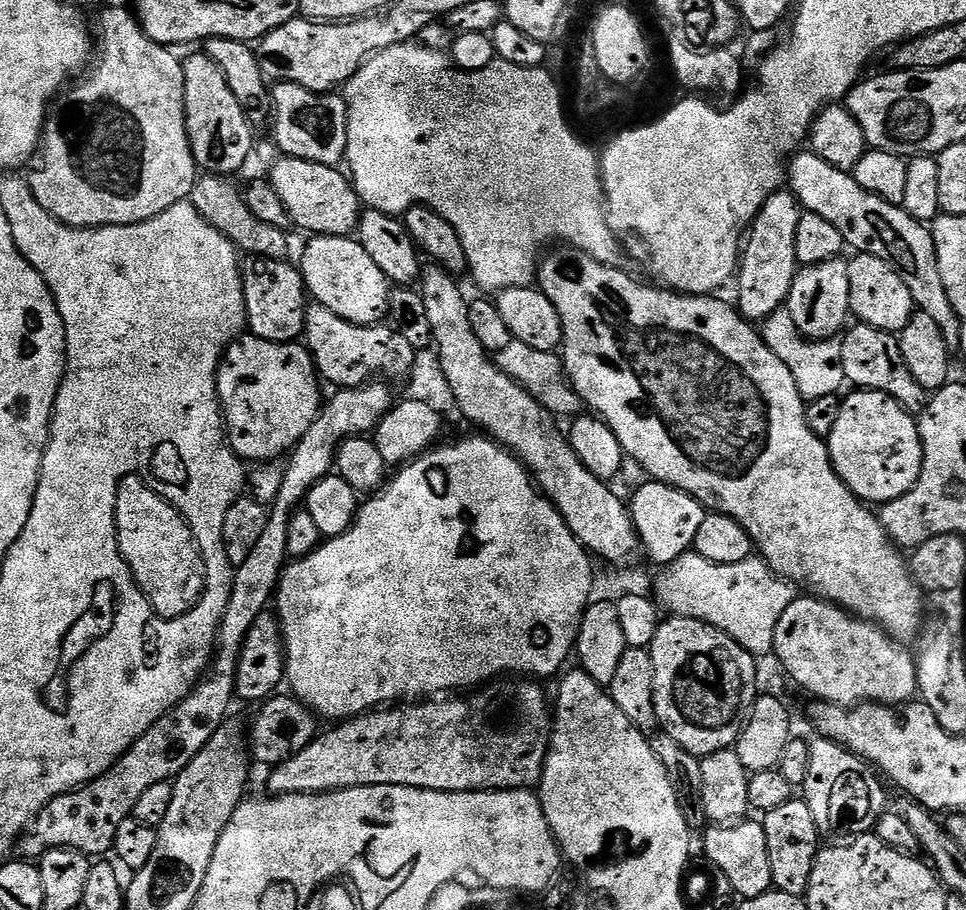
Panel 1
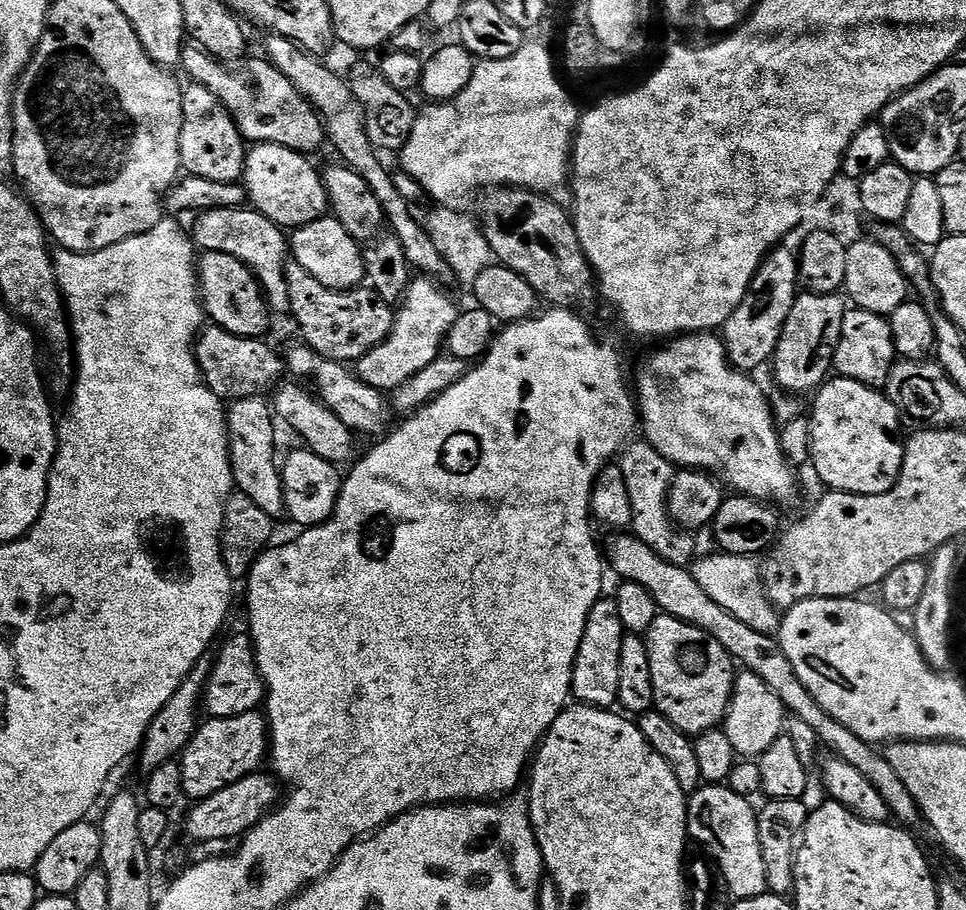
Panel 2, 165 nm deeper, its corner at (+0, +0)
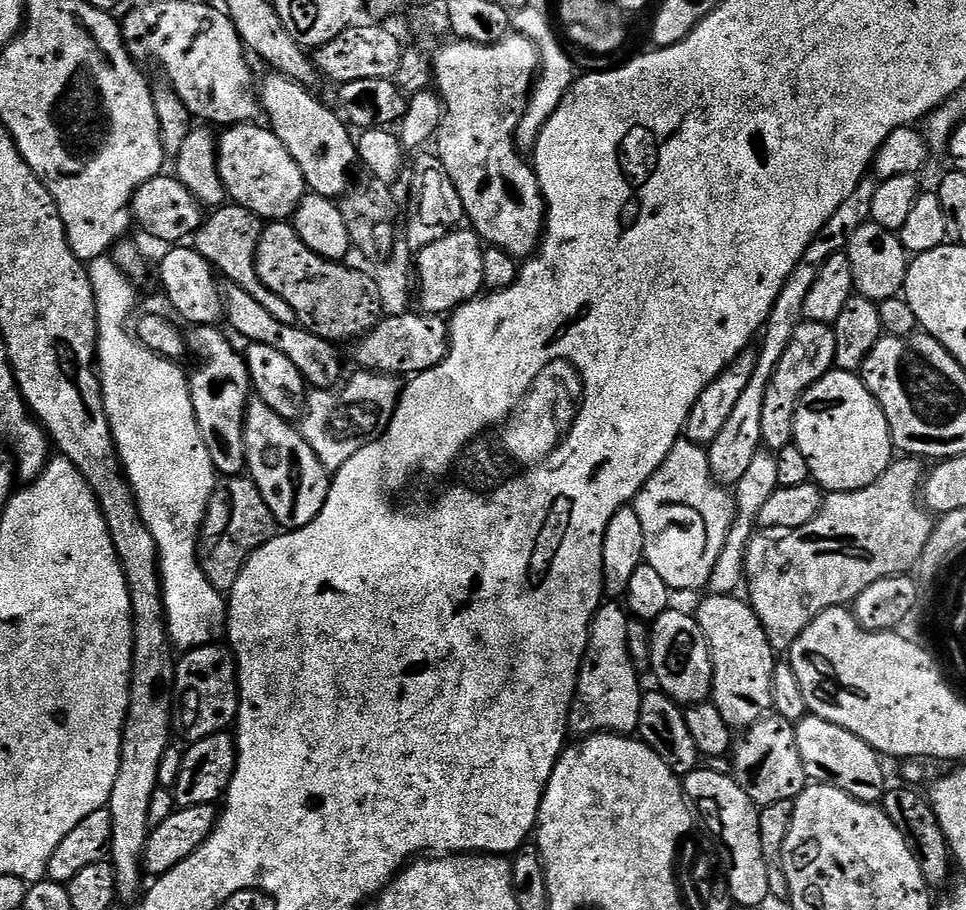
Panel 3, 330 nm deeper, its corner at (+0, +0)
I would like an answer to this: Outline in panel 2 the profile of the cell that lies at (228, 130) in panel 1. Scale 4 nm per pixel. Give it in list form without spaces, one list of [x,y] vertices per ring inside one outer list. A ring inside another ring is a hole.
[[[189,83],[183,89],[180,167],[189,176],[210,178],[210,182],[237,182],[244,175],[246,141],[226,106],[206,90],[206,86]]]

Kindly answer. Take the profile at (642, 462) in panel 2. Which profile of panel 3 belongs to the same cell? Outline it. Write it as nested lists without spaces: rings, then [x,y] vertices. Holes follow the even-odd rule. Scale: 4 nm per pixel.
[[[686,438],[676,441],[676,445],[666,454],[666,462],[654,470],[654,474],[636,495],[634,507],[638,522],[642,522],[644,539],[644,563],[654,566],[655,572],[666,582],[673,592],[692,592],[695,588],[707,589],[708,579],[714,571],[715,562],[722,553],[732,520],[736,517],[736,501],[733,493],[712,477],[708,453],[701,445]]]

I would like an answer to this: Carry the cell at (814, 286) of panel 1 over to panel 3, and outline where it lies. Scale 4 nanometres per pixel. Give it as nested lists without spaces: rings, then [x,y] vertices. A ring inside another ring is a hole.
[[[804,320],[796,327],[790,346],[786,346],[786,354],[782,354],[782,362],[778,362],[774,370],[774,378],[770,378],[770,386],[766,386],[766,399],[762,401],[762,444],[765,449],[775,454],[795,441],[794,418],[802,394],[833,371],[835,362],[832,325]]]

